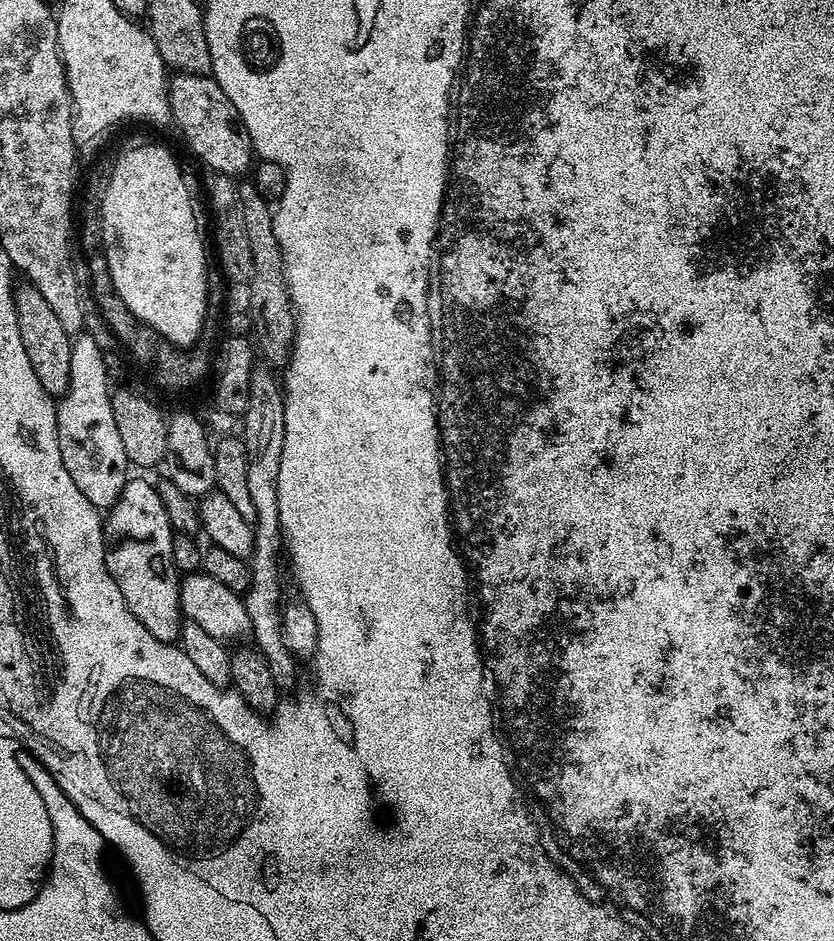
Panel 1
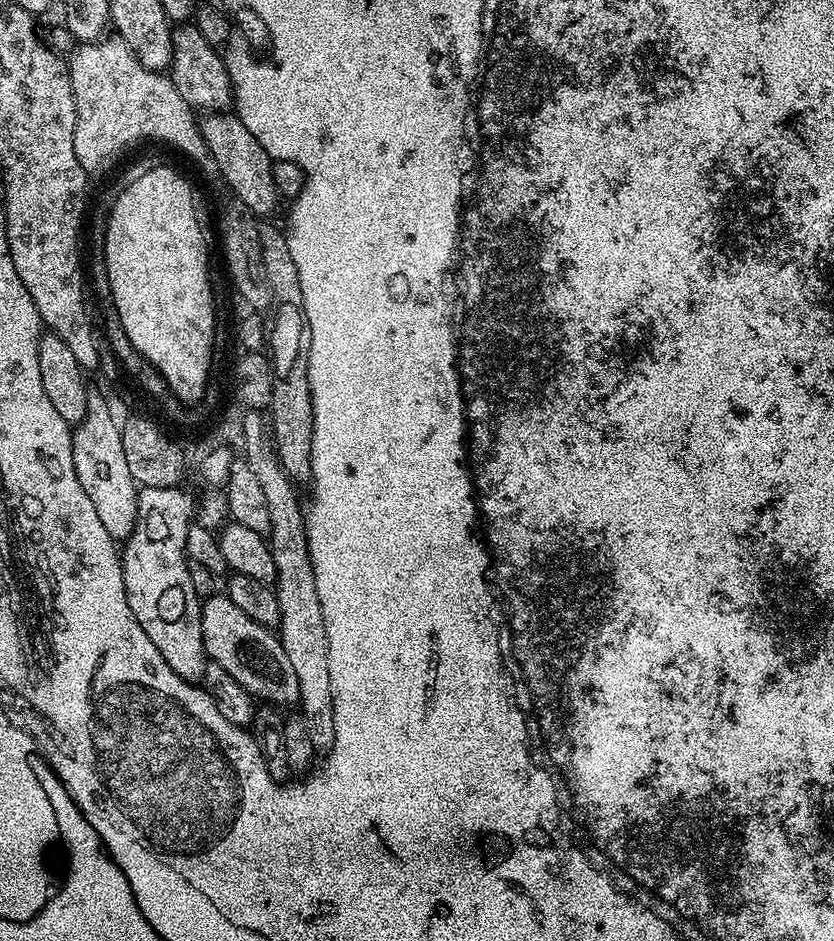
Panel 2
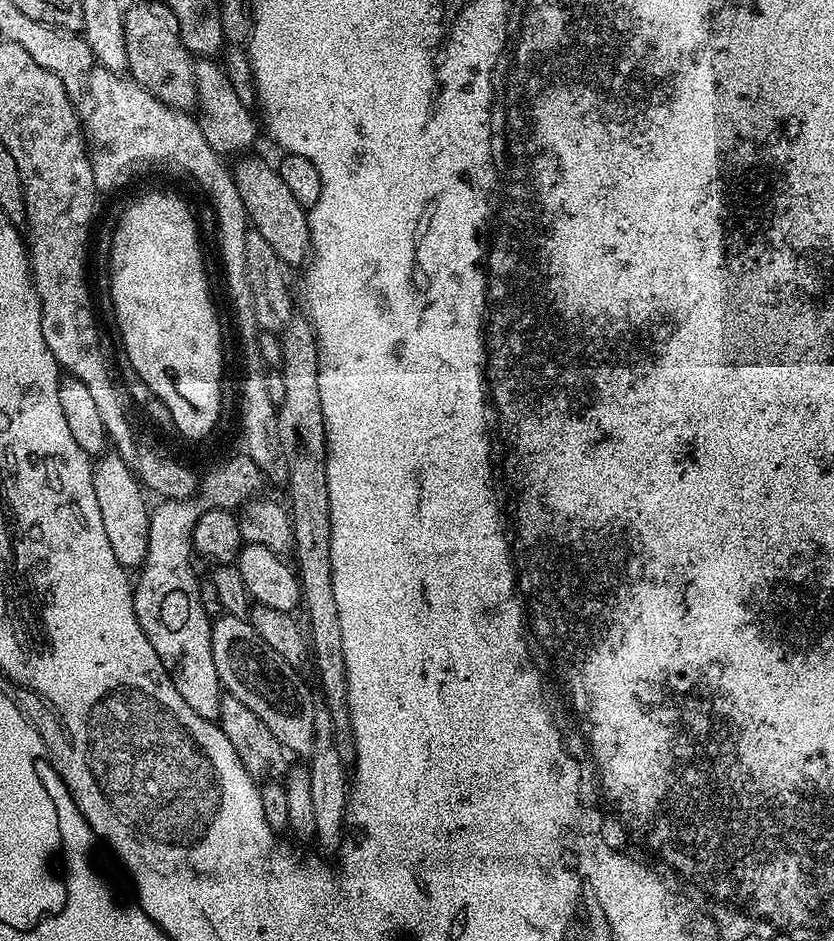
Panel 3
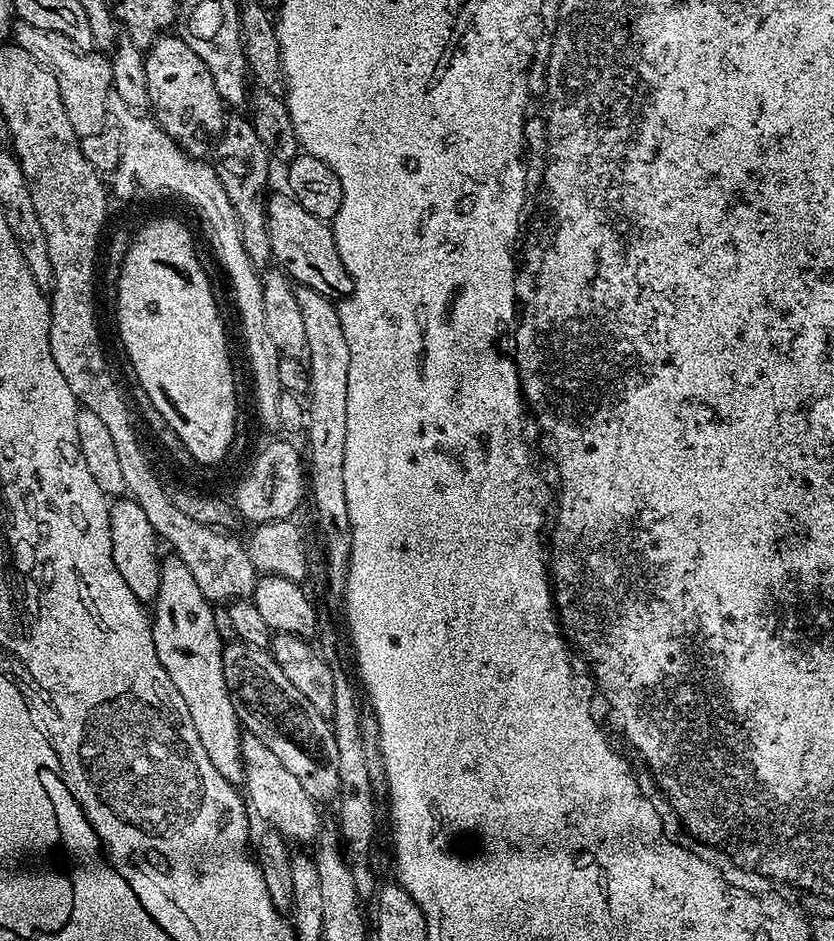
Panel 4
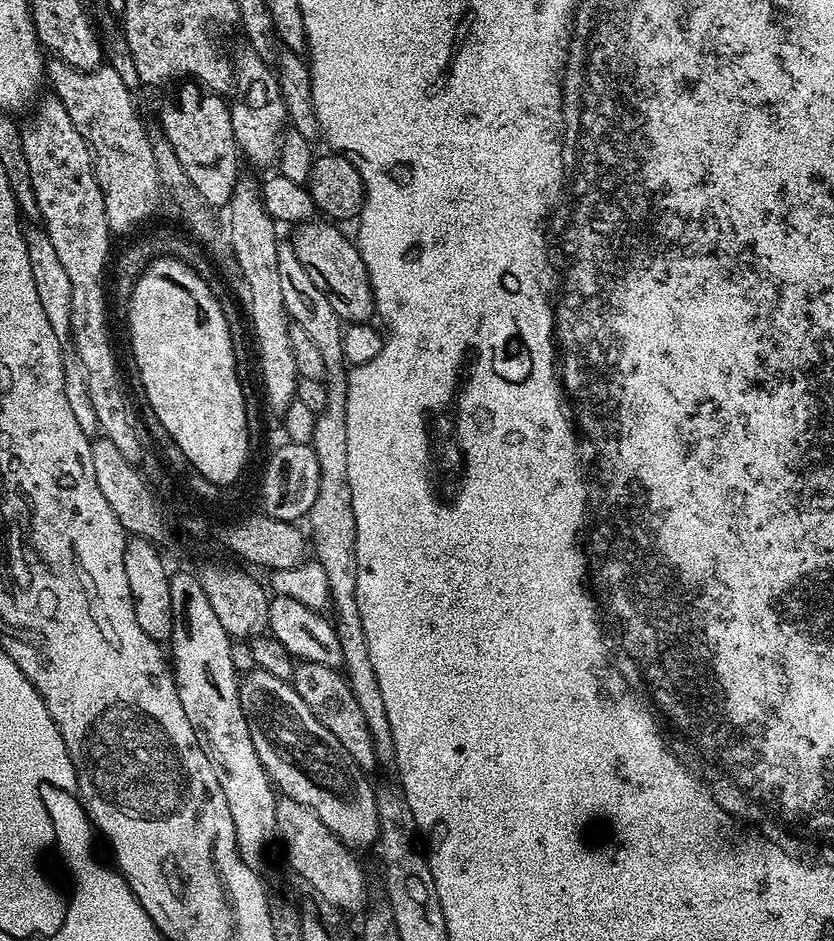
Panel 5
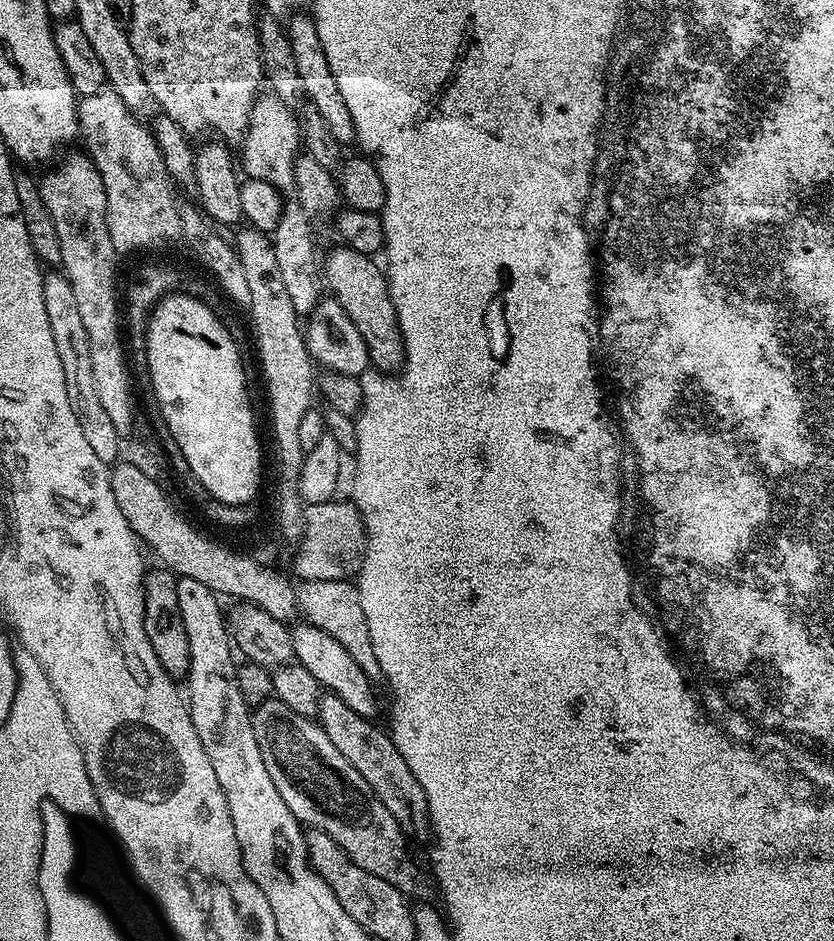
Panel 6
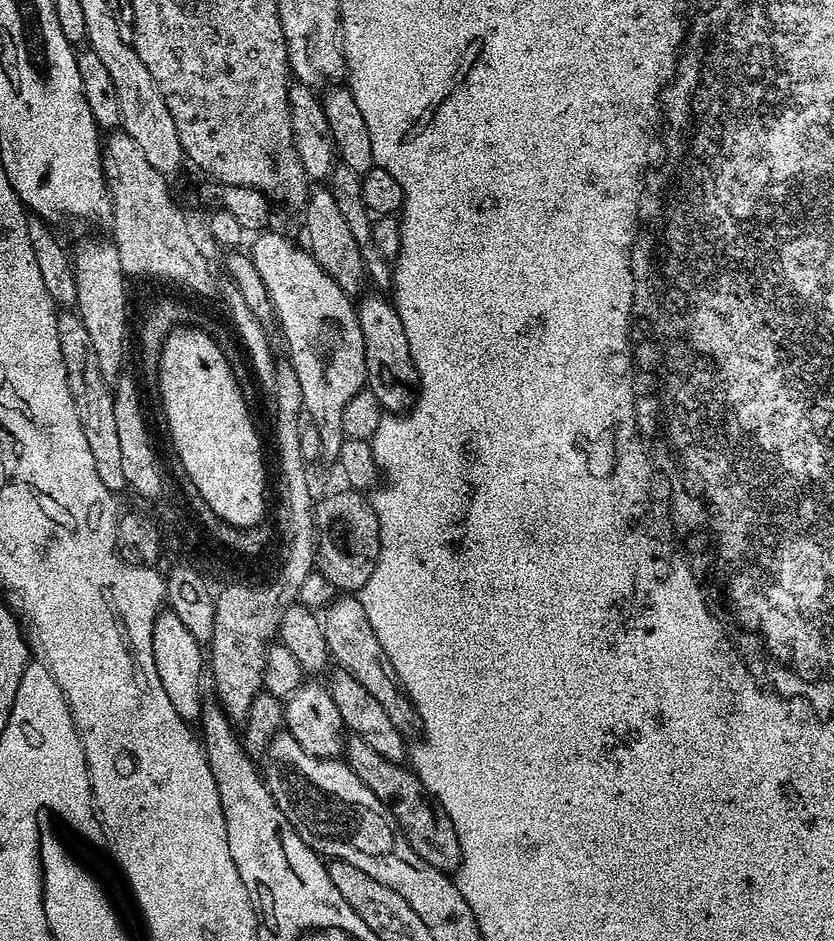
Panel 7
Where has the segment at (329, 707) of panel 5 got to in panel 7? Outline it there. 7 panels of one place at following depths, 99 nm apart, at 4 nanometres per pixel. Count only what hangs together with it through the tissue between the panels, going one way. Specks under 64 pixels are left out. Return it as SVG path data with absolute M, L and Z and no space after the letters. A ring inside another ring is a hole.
M355 734L349 735L346 740L346 763L354 770L354 774L358 774L358 778L362 778L366 787L388 807L404 837L410 842L410 846L414 846L414 854L418 854L418 858L426 858L426 862L430 862L430 866L434 866L439 872L455 873L460 865L460 847L454 822L450 822L446 810L442 810L442 806L433 800L411 767L384 758L382 754L378 754L378 750L368 746Z

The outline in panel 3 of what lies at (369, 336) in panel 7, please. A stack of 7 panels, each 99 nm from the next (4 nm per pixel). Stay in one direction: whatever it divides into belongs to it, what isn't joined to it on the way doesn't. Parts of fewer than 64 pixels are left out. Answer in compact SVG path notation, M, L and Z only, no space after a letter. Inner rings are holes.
M252 155L237 159L240 161L234 164L238 194L242 194L242 202L246 206L251 227L270 242L270 246L285 265L303 265L309 259L312 244L308 229L308 212L296 201L294 194L290 194L290 189L286 182L282 182L279 171L273 165L271 168L266 161Z

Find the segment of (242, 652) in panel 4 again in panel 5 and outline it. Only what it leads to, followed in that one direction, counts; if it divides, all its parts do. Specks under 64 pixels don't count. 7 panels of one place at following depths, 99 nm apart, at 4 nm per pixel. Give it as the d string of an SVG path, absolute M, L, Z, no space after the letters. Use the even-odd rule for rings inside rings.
M255 667L243 673L240 701L254 750L273 785L287 799L312 810L345 848L371 849L380 833L376 788L354 761L348 759L342 742L338 742L338 738L310 714L310 706L298 698L291 683Z

